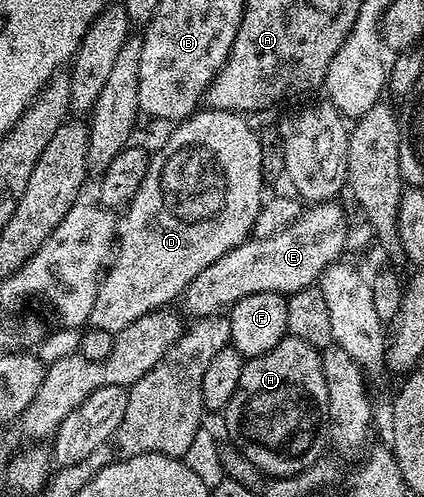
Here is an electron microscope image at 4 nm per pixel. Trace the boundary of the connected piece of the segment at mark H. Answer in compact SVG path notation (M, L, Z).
M286 335L276 342L268 354L251 356L243 363L240 386L224 409L226 432L229 443L262 471L263 477L291 476L308 470L317 460L323 459L322 447L328 444L328 386L324 382L322 357L319 349L312 347L304 338Z

